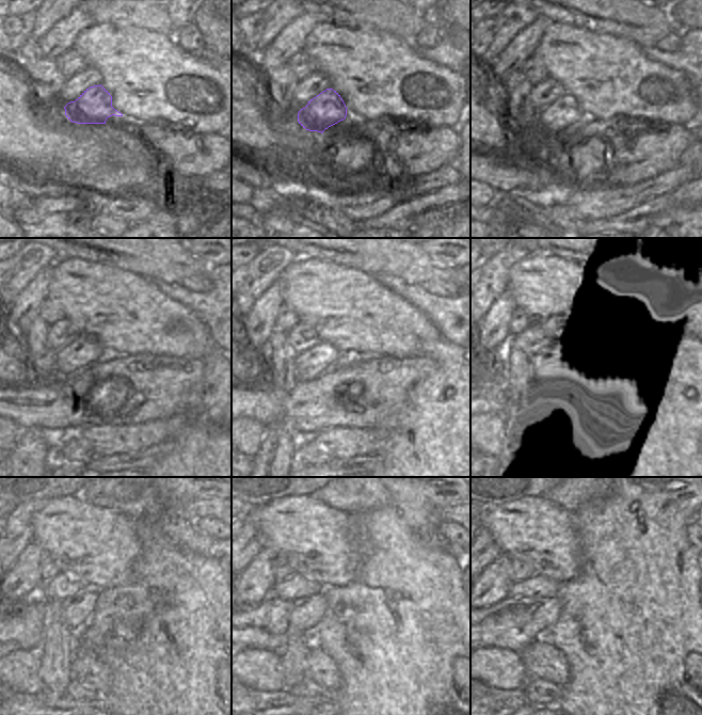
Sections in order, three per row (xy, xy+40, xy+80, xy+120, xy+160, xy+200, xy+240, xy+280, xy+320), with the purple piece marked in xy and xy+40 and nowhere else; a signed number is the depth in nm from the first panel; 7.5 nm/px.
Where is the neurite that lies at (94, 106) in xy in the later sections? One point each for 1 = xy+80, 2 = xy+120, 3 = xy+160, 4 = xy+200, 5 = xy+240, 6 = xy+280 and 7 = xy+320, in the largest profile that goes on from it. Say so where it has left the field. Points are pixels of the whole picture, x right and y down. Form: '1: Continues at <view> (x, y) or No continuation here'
1: Continues at xy+80 (563, 112)
2: Continues at xy+120 (85, 350)
3: Continues at xy+160 (323, 358)
4: Continues at xy+200 (556, 364)
5: Continues at xy+240 (76, 610)
6: Continues at xy+280 (268, 625)
7: Continues at xy+320 (512, 624).

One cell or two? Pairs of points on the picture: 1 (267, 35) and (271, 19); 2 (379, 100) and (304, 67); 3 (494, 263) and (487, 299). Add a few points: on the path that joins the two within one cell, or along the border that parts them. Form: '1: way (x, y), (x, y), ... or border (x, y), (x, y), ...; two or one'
1: way (270, 31), (271, 24); one
2: border (304, 51), (317, 70); two
3: way (494, 271), (494, 280), (488, 290); one

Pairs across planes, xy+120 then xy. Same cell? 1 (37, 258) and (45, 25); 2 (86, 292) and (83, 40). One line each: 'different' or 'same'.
1: same
2: same

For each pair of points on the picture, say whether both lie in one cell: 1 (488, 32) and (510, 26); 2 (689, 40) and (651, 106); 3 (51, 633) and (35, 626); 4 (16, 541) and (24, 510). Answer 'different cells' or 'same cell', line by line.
1: different cells
2: different cells
3: different cells
4: same cell

